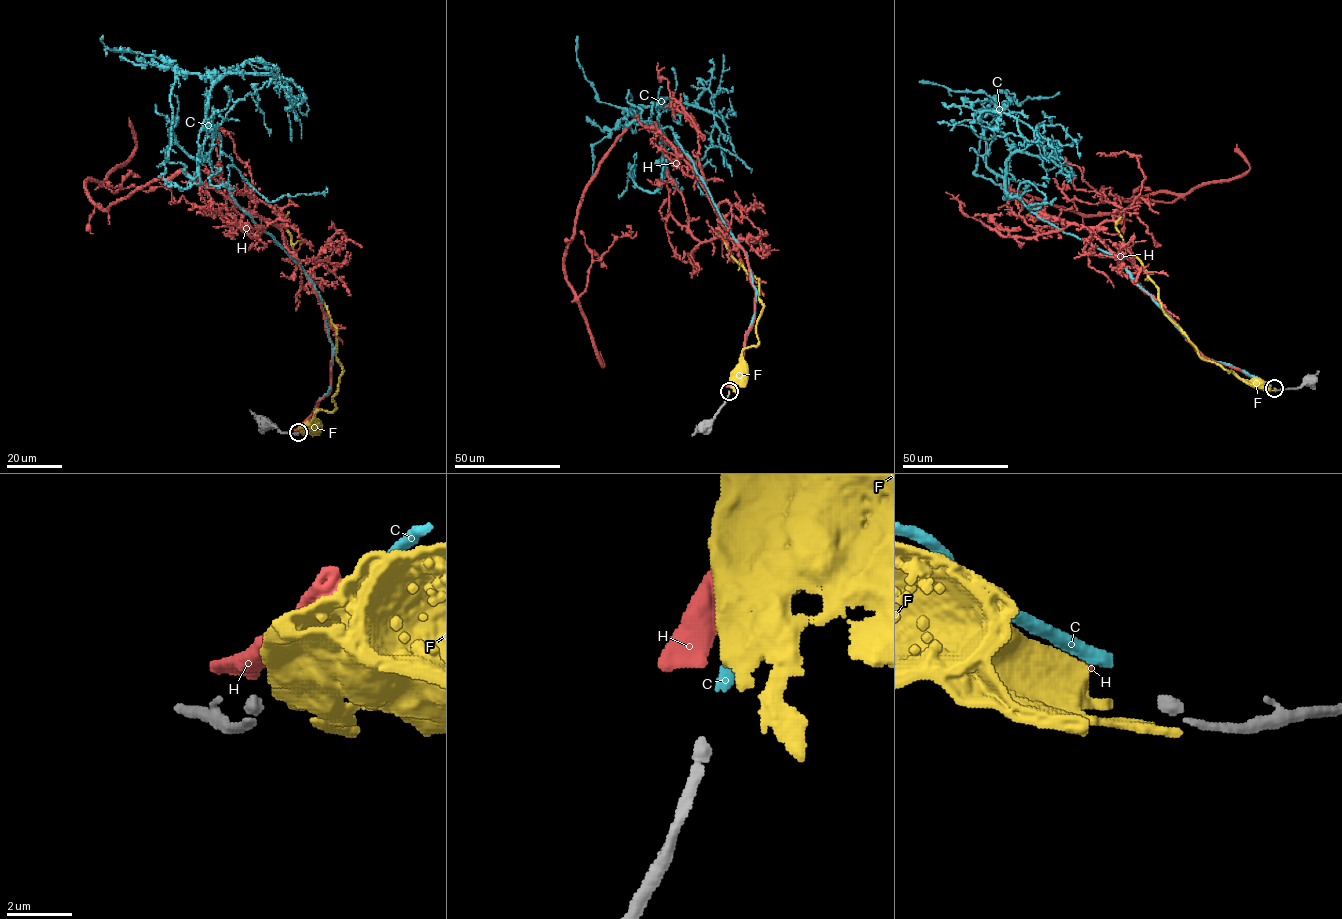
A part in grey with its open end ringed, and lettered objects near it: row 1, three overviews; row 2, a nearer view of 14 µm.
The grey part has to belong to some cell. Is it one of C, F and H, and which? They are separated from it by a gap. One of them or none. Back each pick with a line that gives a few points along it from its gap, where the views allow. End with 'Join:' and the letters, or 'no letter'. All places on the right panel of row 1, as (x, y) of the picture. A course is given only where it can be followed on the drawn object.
C: Its course: (1271, 386), (1205, 359), (1110, 254), (1041, 219), (975, 173), (980, 140), (998, 116), (989, 96), (919, 81)
Join: C

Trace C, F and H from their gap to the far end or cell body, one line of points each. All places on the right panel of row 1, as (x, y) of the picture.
C: (1271, 386), (1205, 359), (1110, 254), (1041, 219), (975, 173), (980, 140), (998, 116), (989, 96), (919, 81)
F: (1271, 388), (1261, 381), (1257, 383)
H: (1269, 387), (1204, 356), (1091, 230), (1002, 187), (1085, 215), (1121, 212), (1243, 175), (1237, 144)

